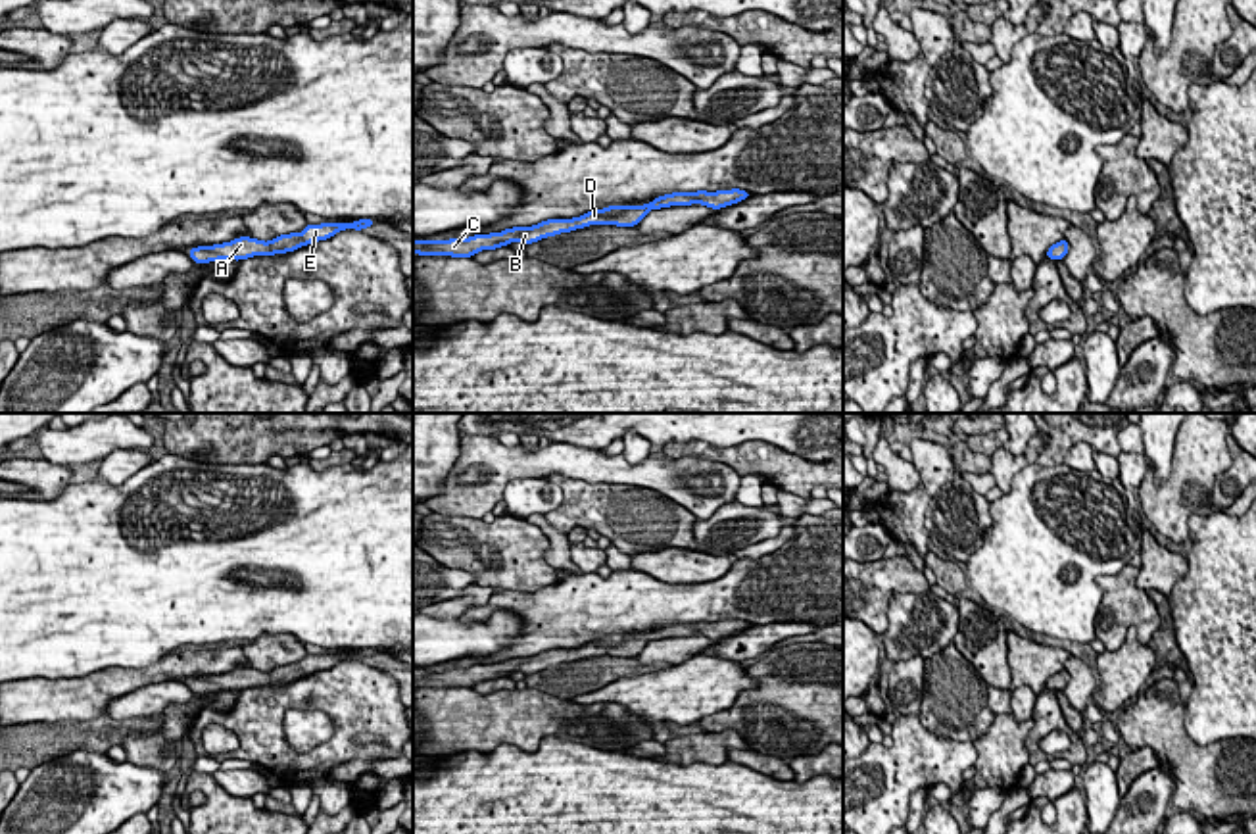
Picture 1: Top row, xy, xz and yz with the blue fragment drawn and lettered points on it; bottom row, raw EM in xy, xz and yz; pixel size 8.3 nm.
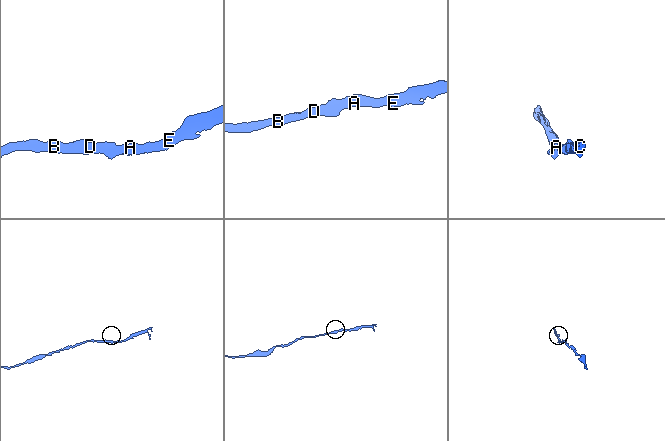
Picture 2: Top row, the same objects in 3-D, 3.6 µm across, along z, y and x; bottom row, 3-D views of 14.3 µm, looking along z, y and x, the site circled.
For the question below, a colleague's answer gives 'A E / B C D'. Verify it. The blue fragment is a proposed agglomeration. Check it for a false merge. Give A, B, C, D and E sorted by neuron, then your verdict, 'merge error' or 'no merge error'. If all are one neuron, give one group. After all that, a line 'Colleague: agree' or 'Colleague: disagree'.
A B C D E; no merge error
Colleague: disagree

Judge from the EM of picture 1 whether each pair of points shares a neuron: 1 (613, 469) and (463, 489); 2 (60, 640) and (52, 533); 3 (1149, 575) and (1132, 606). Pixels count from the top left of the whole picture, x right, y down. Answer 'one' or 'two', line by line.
1: one
2: one
3: two

